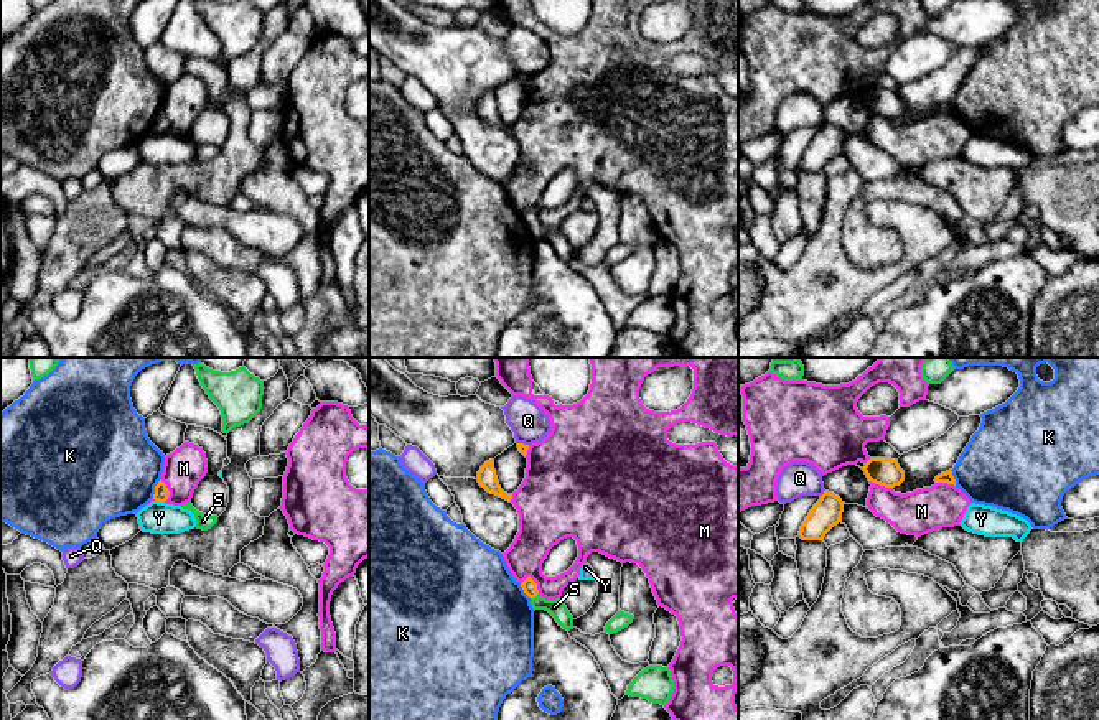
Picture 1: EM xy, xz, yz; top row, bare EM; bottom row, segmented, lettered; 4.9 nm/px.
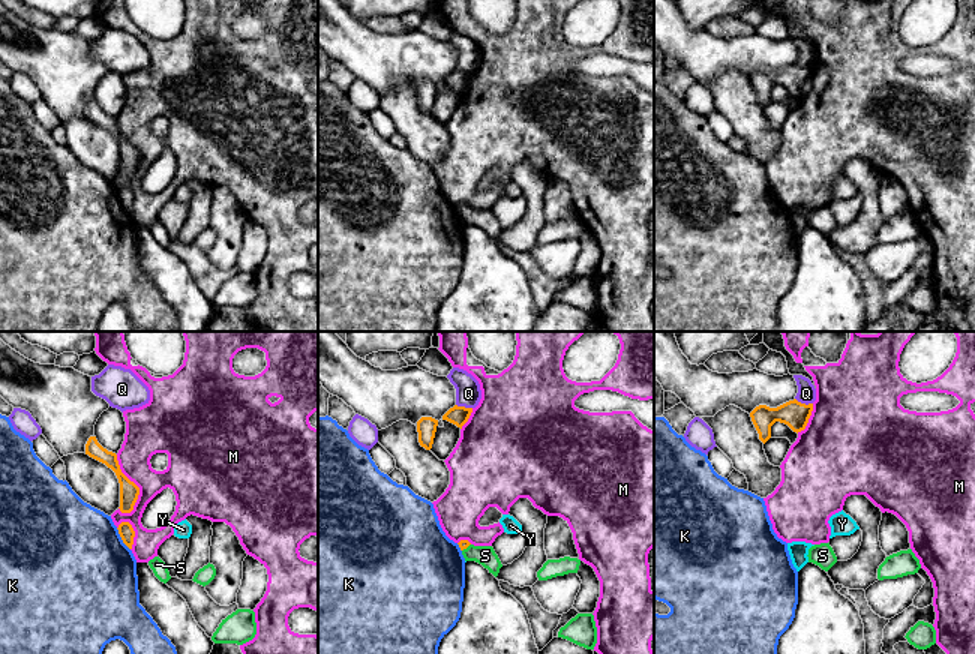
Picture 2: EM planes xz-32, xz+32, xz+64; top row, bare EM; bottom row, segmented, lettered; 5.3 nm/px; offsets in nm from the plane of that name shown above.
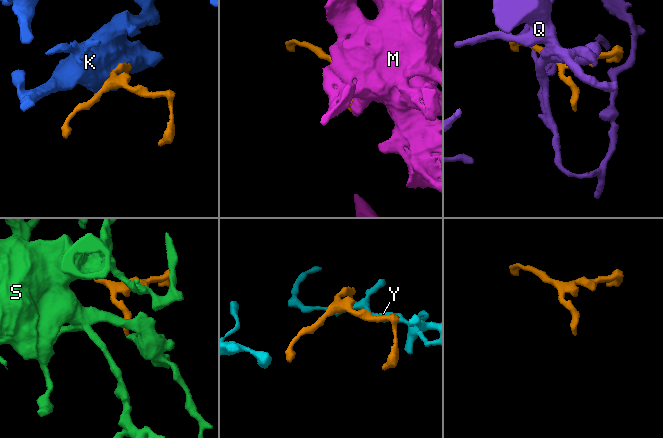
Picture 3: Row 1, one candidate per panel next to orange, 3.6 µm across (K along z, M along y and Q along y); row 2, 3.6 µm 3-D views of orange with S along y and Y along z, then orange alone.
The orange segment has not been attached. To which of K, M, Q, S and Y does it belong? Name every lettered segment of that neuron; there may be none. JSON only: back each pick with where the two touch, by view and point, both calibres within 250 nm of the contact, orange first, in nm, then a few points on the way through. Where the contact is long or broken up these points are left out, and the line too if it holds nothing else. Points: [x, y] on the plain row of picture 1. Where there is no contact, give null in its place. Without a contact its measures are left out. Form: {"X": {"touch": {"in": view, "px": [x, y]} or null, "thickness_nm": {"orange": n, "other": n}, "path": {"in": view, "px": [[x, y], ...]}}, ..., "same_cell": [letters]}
{"S": {"touch": {"in": "xz", "px": [534, 228]}, "thickness_nm": {"orange": 70, "other": 80}, "path": {"in": "xz", "px": [[529, 218], [534, 228], [541, 234], [554, 238]]}}, "same_cell": ["S"]}

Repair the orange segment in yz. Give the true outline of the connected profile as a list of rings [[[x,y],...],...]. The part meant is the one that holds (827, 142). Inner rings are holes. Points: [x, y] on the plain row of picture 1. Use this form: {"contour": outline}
{"contour": [[[824,122],[801,157],[802,171],[824,171],[825,165],[842,153],[844,133],[834,124]]]}

